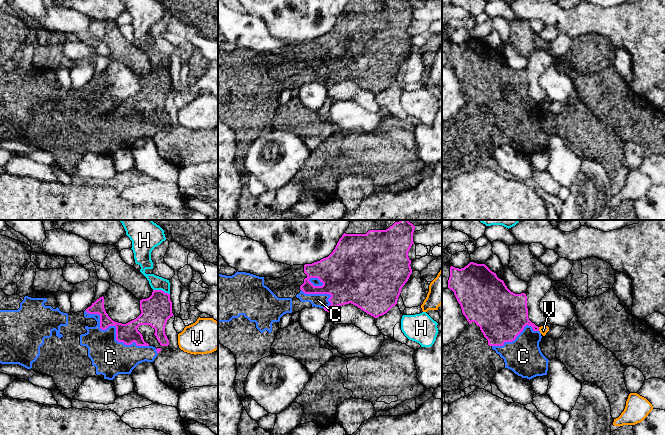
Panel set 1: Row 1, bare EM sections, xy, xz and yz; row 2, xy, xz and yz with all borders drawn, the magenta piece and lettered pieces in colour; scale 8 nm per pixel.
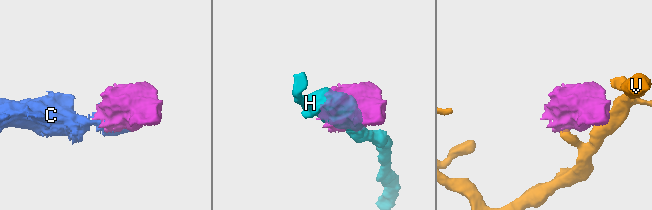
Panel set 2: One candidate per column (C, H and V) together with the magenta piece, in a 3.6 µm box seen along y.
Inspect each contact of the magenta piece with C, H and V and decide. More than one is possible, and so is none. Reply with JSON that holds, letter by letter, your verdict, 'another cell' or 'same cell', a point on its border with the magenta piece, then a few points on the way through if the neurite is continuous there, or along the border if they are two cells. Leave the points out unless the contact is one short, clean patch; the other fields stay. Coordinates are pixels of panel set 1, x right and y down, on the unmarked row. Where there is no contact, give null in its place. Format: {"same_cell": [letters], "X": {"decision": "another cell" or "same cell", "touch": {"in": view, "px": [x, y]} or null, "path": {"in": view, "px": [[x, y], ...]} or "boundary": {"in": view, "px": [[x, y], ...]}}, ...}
{"same_cell": ["C"], "C": {"decision": "same cell", "touch": {"in": "xy", "px": [116, 105]}}, "H": {"decision": "another cell", "touch": {"in": "xy", "px": [161, 66]}}, "V": {"decision": "another cell", "touch": {"in": "yz", "px": [538, 105]}, "boundary": {"in": "yz", "px": [[538, 103], [539, 106]]}}}

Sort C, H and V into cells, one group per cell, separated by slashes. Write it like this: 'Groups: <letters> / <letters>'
Groups: C / H / V

